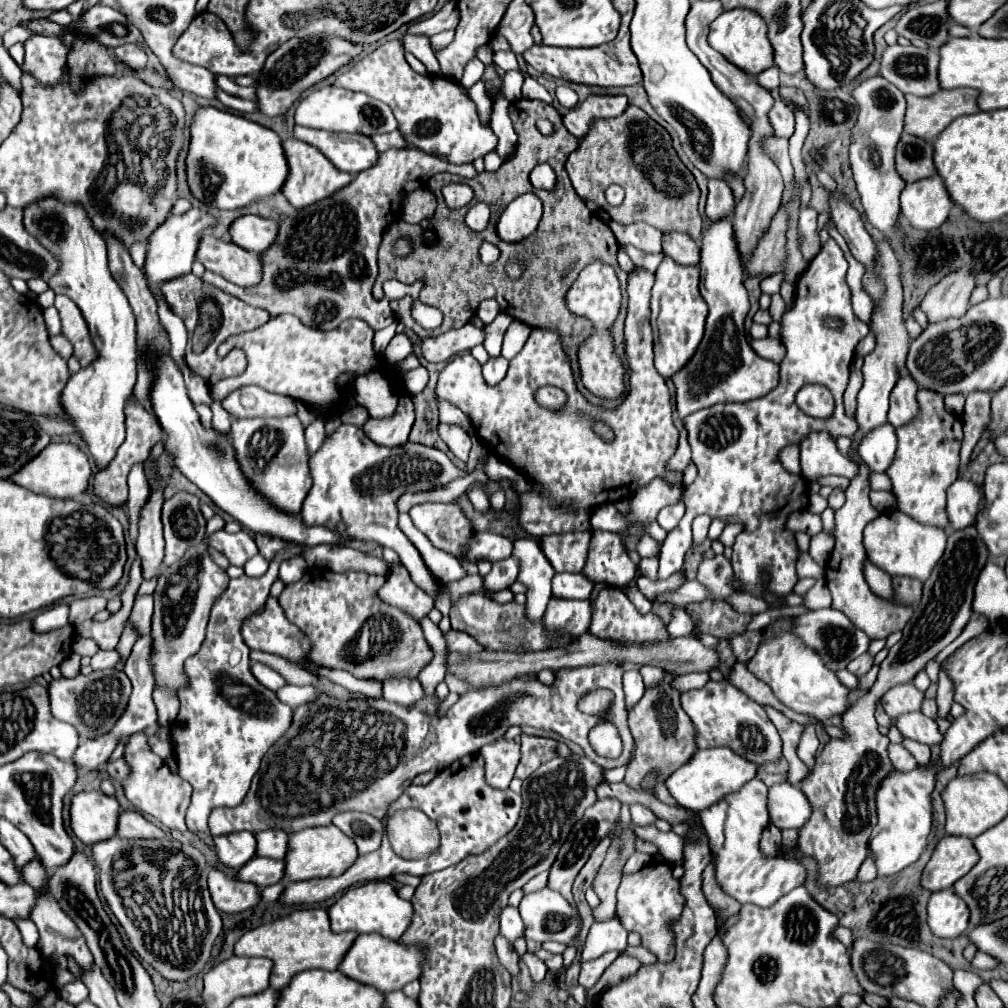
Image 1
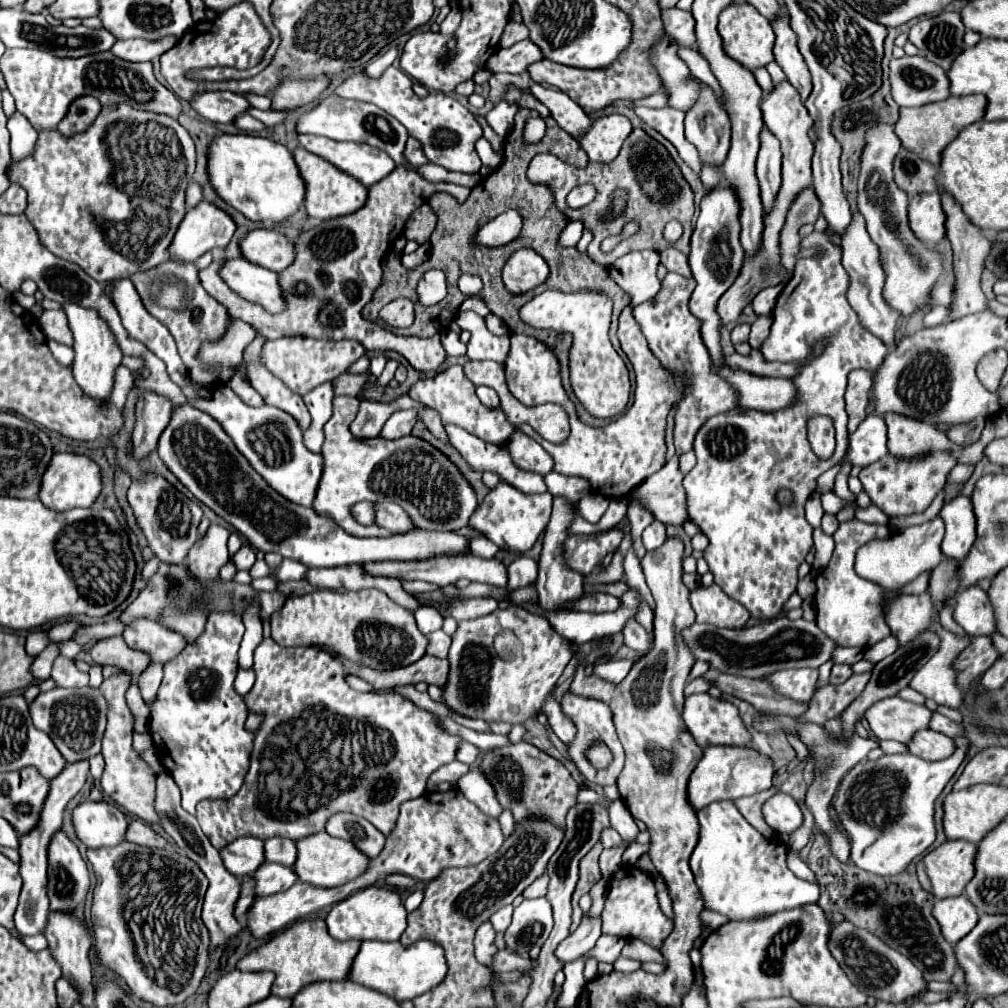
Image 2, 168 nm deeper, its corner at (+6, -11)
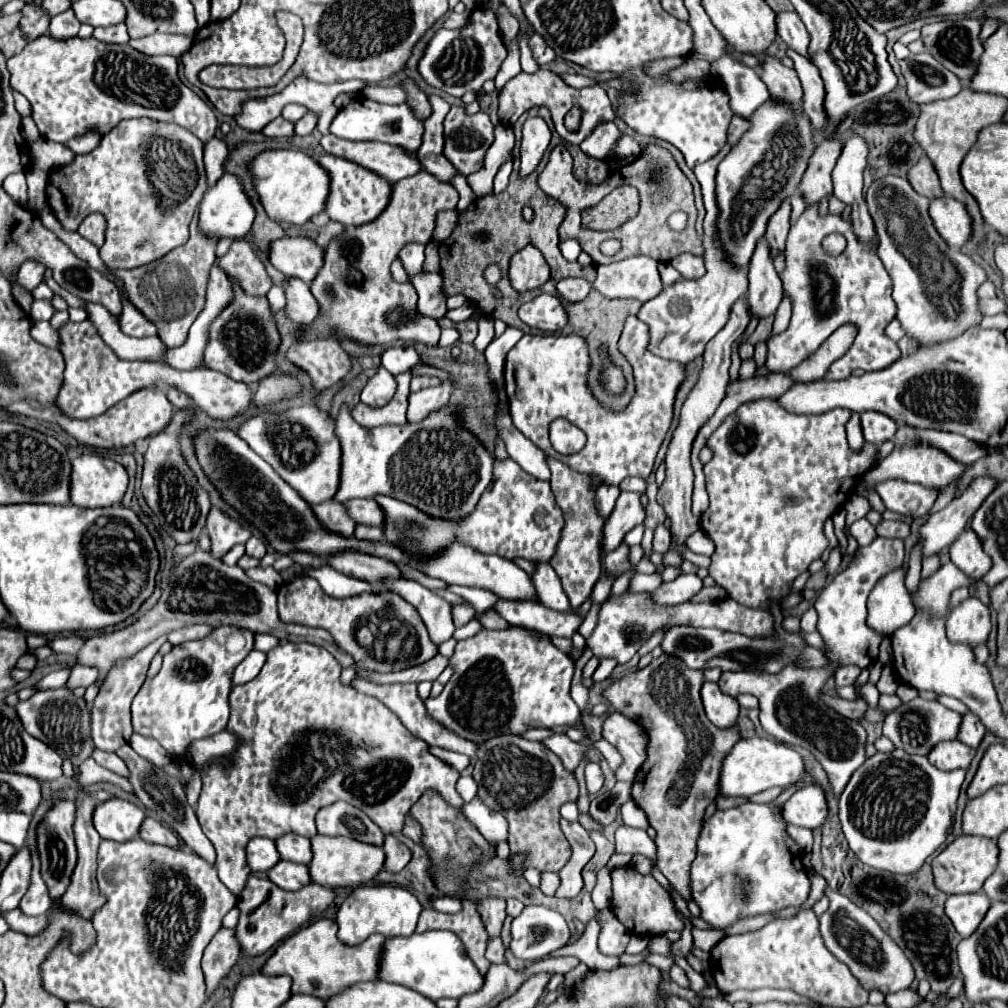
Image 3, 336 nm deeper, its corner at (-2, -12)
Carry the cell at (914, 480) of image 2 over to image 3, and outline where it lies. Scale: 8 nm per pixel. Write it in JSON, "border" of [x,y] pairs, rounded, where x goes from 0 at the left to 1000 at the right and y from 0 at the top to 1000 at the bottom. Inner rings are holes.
{"border":[[[877,476],[877,480],[869,480],[869,488],[881,506],[905,514],[921,510],[931,492],[925,484],[915,484],[913,480],[899,476]]]}

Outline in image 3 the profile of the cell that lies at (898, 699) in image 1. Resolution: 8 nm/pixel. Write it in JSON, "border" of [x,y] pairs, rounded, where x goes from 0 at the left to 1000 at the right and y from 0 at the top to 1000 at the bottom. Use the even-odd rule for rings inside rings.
{"border":[[[907,692],[905,696],[893,698],[889,704],[881,706],[881,710],[877,714],[877,730],[883,732],[887,736],[887,740],[895,742],[897,746],[919,750],[927,742],[927,738],[931,738],[933,734],[946,734],[948,732],[950,722],[952,722],[952,714],[954,714],[952,708],[940,704],[933,696]]]}

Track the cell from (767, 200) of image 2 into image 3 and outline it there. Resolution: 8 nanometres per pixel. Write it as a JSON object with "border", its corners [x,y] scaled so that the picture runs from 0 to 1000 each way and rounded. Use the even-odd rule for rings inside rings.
{"border":[[[778,198],[772,206],[772,210],[768,210],[768,214],[764,214],[762,218],[762,226],[760,226],[760,232],[758,236],[762,238],[764,246],[766,246],[766,254],[772,252],[774,248],[778,248],[778,240],[780,240],[780,234],[782,234],[782,228],[784,228],[784,200]]]}

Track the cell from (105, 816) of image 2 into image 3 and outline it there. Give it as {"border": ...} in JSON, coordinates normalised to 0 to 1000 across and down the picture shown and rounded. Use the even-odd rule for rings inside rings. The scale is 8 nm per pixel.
{"border":[[[109,792],[95,800],[93,821],[103,833],[127,835],[135,831],[143,812],[143,806],[135,798],[119,792]]]}

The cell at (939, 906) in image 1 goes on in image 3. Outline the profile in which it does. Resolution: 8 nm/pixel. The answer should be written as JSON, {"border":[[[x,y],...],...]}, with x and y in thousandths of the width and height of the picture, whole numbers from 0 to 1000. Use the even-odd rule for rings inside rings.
{"border":[[[976,885],[946,887],[940,889],[938,893],[938,909],[944,913],[948,925],[954,931],[966,927],[980,901],[982,901],[982,893],[976,889]]]}

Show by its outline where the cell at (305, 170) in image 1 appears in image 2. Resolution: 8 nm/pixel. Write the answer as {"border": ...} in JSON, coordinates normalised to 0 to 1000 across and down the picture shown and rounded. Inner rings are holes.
{"border":[[[298,146],[298,148],[292,150],[292,160],[296,162],[298,174],[304,180],[306,189],[304,189],[302,203],[304,203],[304,209],[306,209],[308,215],[313,215],[317,219],[325,219],[325,217],[331,217],[331,215],[341,215],[341,213],[353,211],[363,201],[365,188],[359,182],[355,182],[355,178],[337,170],[335,166],[331,166],[323,158],[319,158],[319,156]]]}

